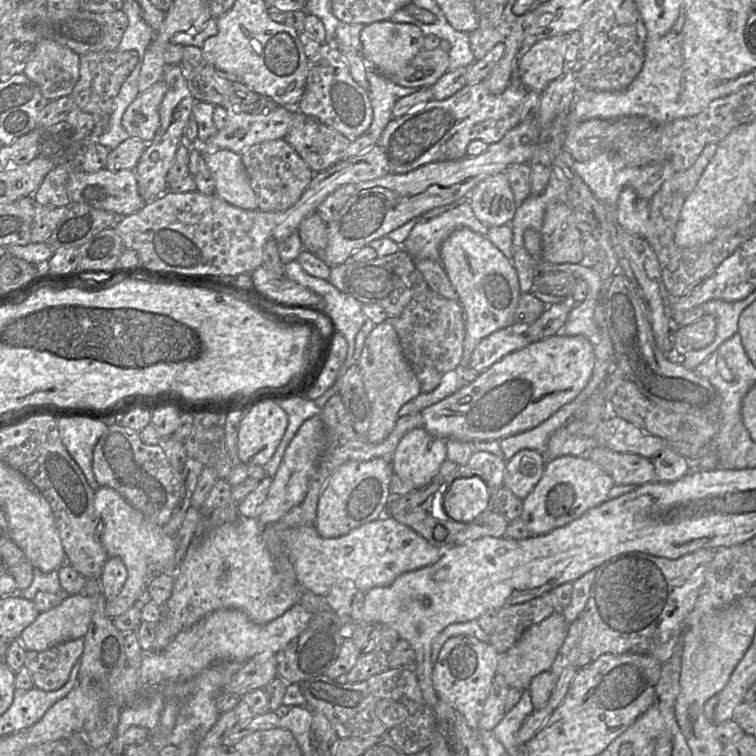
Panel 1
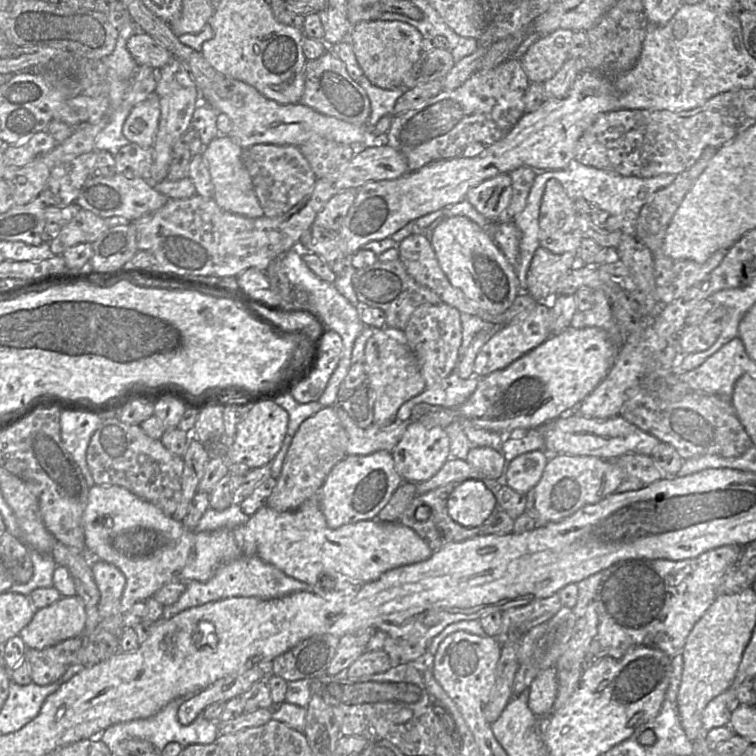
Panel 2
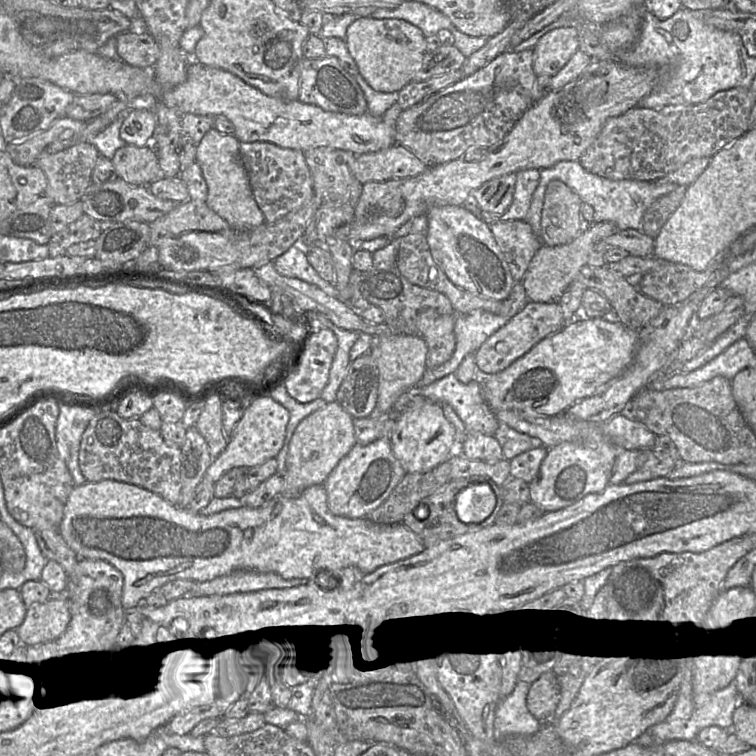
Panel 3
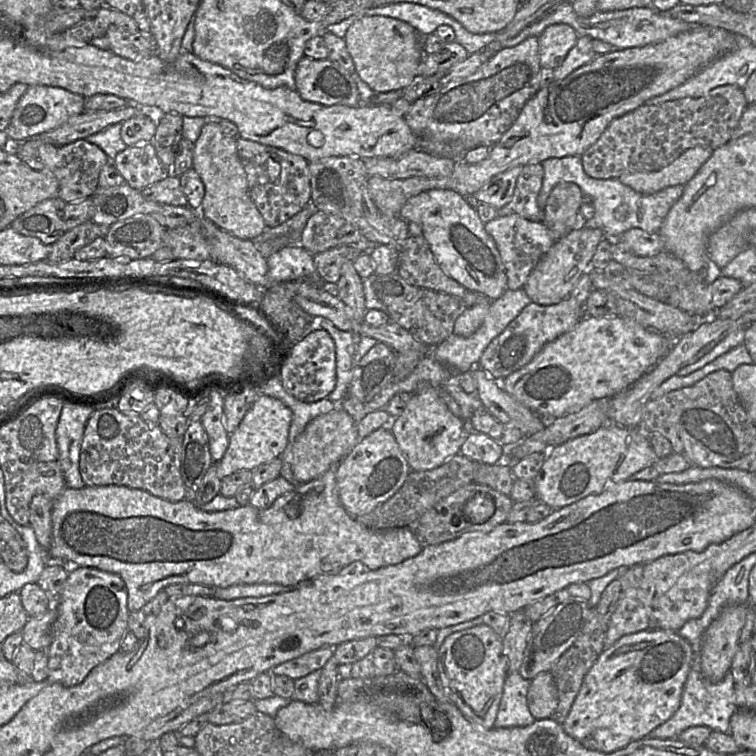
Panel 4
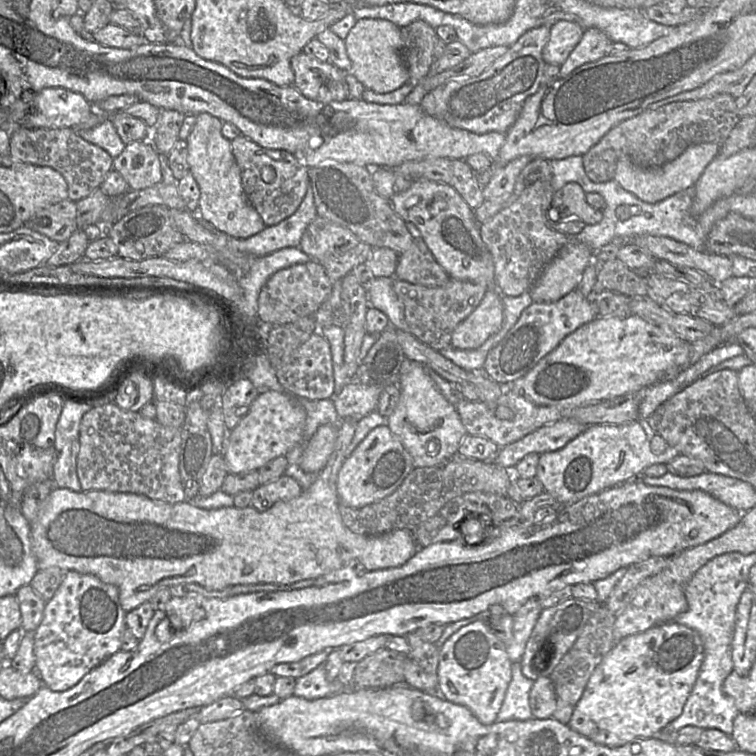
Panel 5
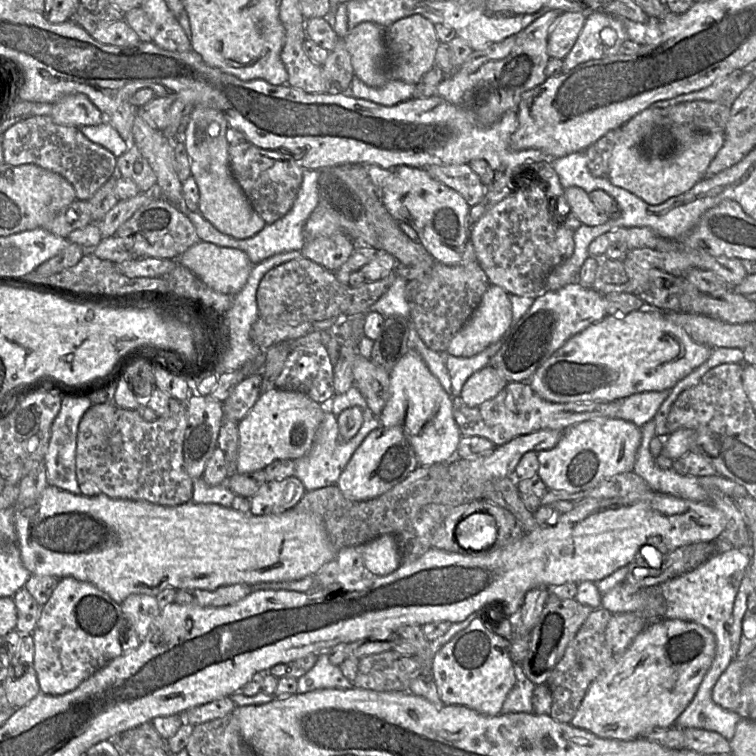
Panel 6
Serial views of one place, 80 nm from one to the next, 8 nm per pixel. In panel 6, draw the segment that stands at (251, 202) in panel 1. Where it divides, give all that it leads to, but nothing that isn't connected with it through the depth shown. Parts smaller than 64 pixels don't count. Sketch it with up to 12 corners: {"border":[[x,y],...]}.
{"border":[[195,106],[184,143],[198,211],[246,239],[267,223],[232,174],[226,117]]}

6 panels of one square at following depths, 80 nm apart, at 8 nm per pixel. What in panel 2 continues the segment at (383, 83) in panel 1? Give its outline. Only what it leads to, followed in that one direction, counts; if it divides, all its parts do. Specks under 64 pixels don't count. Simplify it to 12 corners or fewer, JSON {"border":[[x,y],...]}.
{"border":[[364,74],[357,82],[370,100],[368,126],[393,114],[397,99],[407,89],[373,85]]}

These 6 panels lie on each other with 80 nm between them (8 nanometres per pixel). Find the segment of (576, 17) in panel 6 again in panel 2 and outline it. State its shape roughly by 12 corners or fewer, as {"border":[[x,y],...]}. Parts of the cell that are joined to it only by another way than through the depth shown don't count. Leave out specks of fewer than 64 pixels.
{"border":[[572,30],[539,38],[520,58],[530,81],[552,78],[570,57]]}

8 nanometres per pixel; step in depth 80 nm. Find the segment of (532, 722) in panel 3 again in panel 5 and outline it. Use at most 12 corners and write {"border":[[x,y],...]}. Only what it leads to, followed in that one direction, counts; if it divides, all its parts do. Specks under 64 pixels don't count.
{"border":[[519,662],[497,715],[498,722],[533,718],[529,694],[534,681]]}

